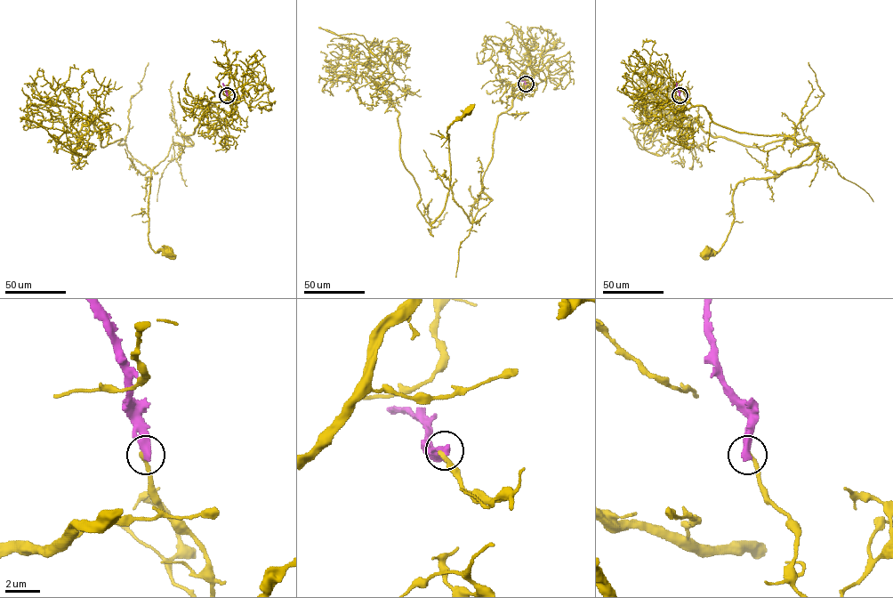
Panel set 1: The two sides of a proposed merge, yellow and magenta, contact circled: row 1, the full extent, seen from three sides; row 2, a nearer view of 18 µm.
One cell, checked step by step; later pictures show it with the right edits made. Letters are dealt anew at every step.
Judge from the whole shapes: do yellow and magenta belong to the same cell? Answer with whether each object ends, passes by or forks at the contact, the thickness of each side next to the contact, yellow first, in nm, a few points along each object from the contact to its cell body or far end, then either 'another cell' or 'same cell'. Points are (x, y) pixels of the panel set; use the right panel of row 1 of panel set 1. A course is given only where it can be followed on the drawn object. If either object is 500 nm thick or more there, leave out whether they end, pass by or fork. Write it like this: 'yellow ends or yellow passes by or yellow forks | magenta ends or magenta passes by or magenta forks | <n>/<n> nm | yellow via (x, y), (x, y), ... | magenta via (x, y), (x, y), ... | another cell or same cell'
260/500 nm | yellow via (679, 95), (681, 111), (703, 106), (737, 132), (819, 144), (776, 177), (741, 181), (727, 240), (706, 253) | magenta via (679, 95), (677, 83) | another cell

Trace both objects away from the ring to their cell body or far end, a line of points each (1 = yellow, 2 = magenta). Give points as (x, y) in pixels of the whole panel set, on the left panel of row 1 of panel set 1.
1: (227, 95), (232, 110), (212, 106), (183, 135), (193, 145), (173, 143), (151, 172), (148, 241), (168, 253)
2: (227, 95), (222, 83)

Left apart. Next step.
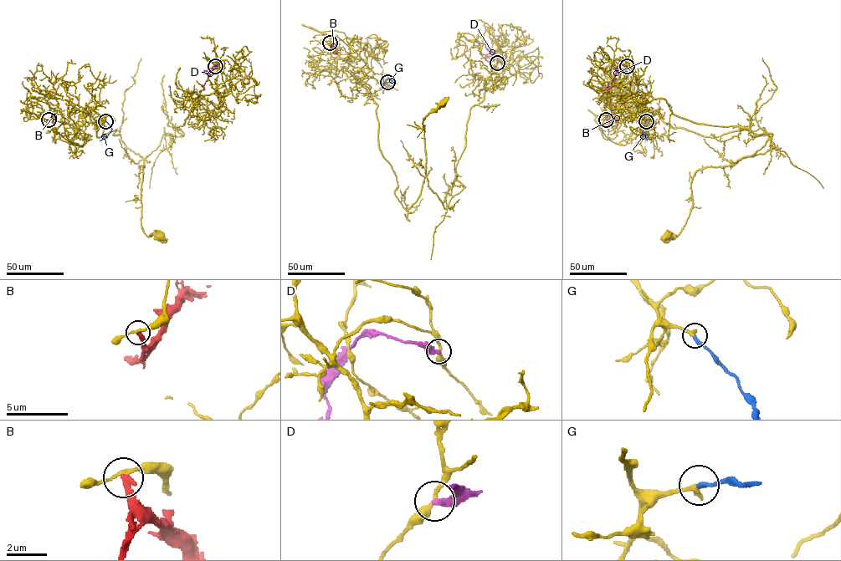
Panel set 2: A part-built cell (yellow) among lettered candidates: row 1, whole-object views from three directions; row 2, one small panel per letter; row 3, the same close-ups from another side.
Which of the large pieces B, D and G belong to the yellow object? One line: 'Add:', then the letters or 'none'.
Add: G

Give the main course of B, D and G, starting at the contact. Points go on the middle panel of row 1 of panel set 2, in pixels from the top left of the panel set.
B: (330, 43), (335, 48), (336, 53), (333, 52)
D: (497, 63), (496, 57), (486, 48), (486, 40)
G: (387, 82), (392, 79), (387, 79), (382, 83)

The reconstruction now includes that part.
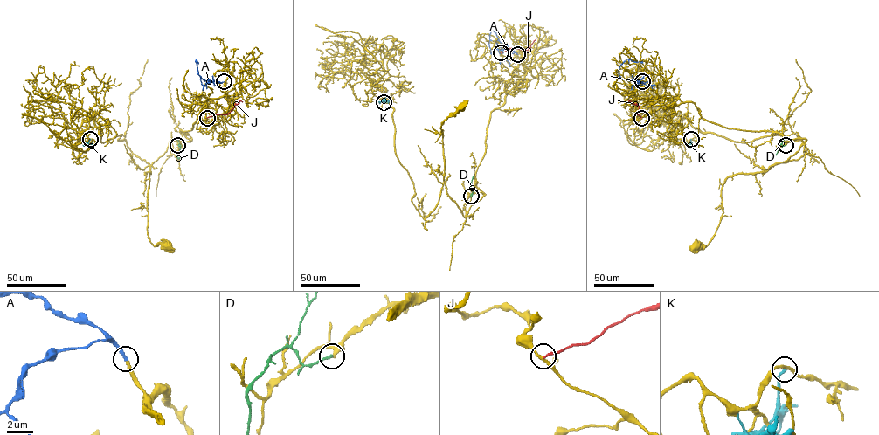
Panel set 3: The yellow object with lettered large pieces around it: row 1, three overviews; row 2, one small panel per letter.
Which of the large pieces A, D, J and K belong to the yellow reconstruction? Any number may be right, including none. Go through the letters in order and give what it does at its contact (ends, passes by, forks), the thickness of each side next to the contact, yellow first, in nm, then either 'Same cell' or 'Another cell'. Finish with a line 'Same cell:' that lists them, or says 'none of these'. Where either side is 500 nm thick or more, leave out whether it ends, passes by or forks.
A: It ends there. Thickness 240 nm (yellow) against 240 nm. Same cell
D: It ends there. Thickness 200 nm (yellow) against 160 nm. Another cell
J: It ends there. Thickness 200 nm (yellow) against 150 nm. Another cell
K: It ends there. Thickness 190 nm (yellow) against 170 nm. Another cell
Same cell: A

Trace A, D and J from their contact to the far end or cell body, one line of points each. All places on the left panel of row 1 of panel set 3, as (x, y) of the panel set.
A: (224, 82), (203, 79), (198, 74), (196, 59), (198, 63)
D: (178, 145), (180, 146), (177, 156), (179, 157)
J: (207, 118), (215, 113), (227, 114), (235, 105), (240, 100), (242, 101)

